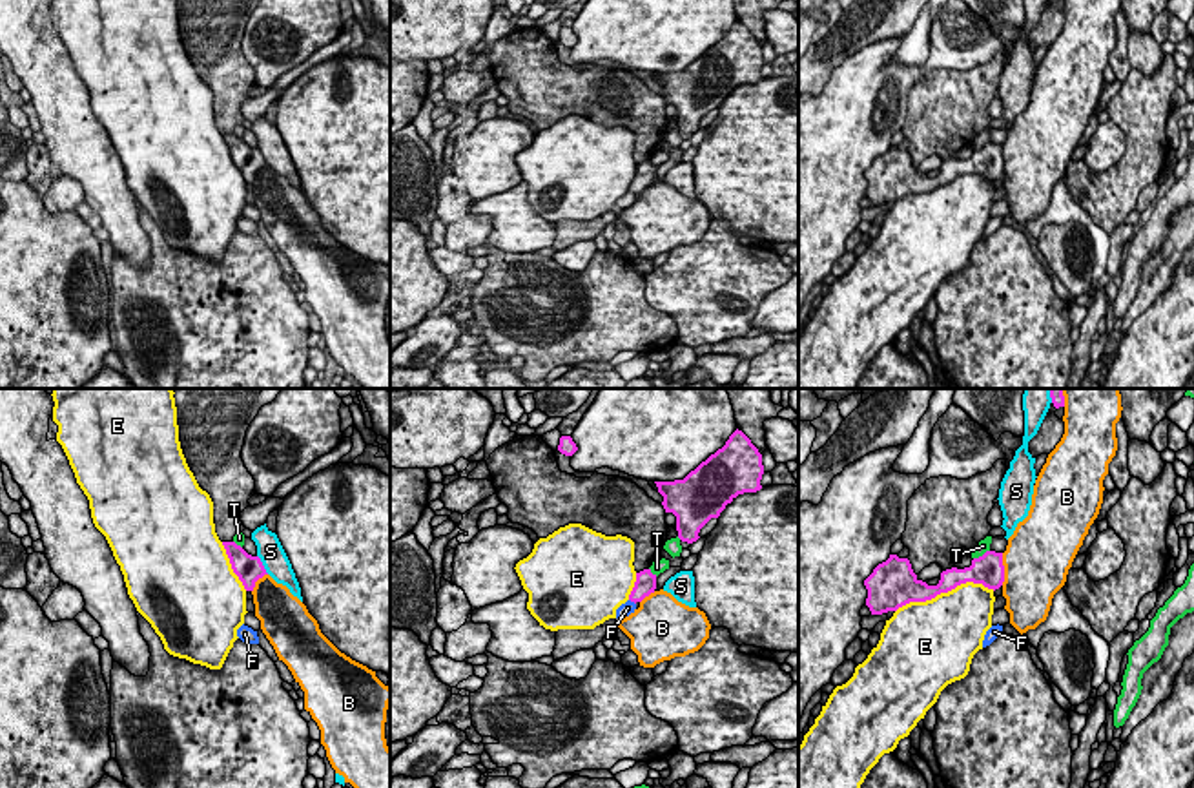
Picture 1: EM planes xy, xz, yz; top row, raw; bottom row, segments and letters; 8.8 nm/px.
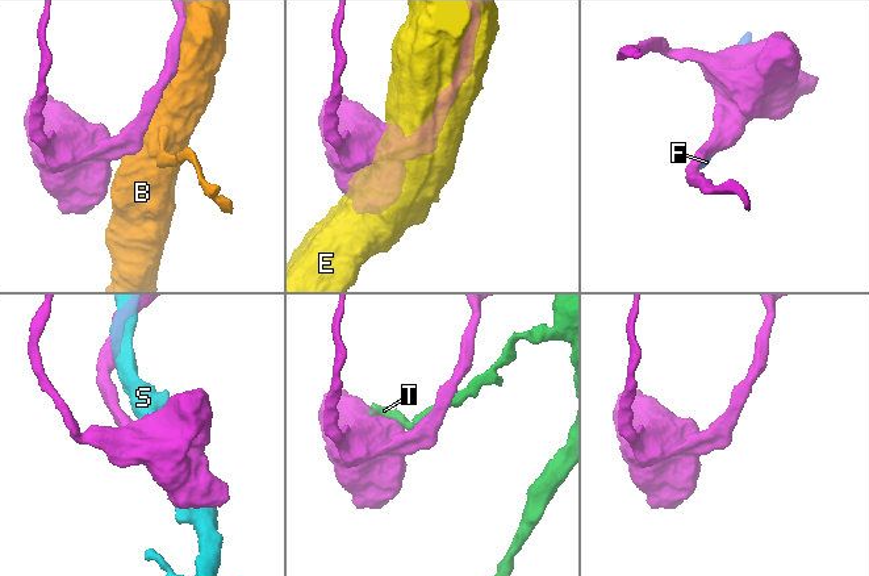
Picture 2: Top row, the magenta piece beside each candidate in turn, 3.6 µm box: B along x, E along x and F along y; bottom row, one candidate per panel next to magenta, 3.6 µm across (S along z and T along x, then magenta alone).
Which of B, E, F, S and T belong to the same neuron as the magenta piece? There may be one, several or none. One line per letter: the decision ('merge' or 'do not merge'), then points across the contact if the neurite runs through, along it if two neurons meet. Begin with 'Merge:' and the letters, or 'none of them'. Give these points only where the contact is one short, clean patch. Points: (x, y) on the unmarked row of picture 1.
Merge: none of them
B: do not merge
E: do not merge
F: do not merge; border xz (629, 190), (635, 196)
S: do not merge
T: do not merge

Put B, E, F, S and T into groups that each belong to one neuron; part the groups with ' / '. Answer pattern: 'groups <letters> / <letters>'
groups B / E / F / S / T

